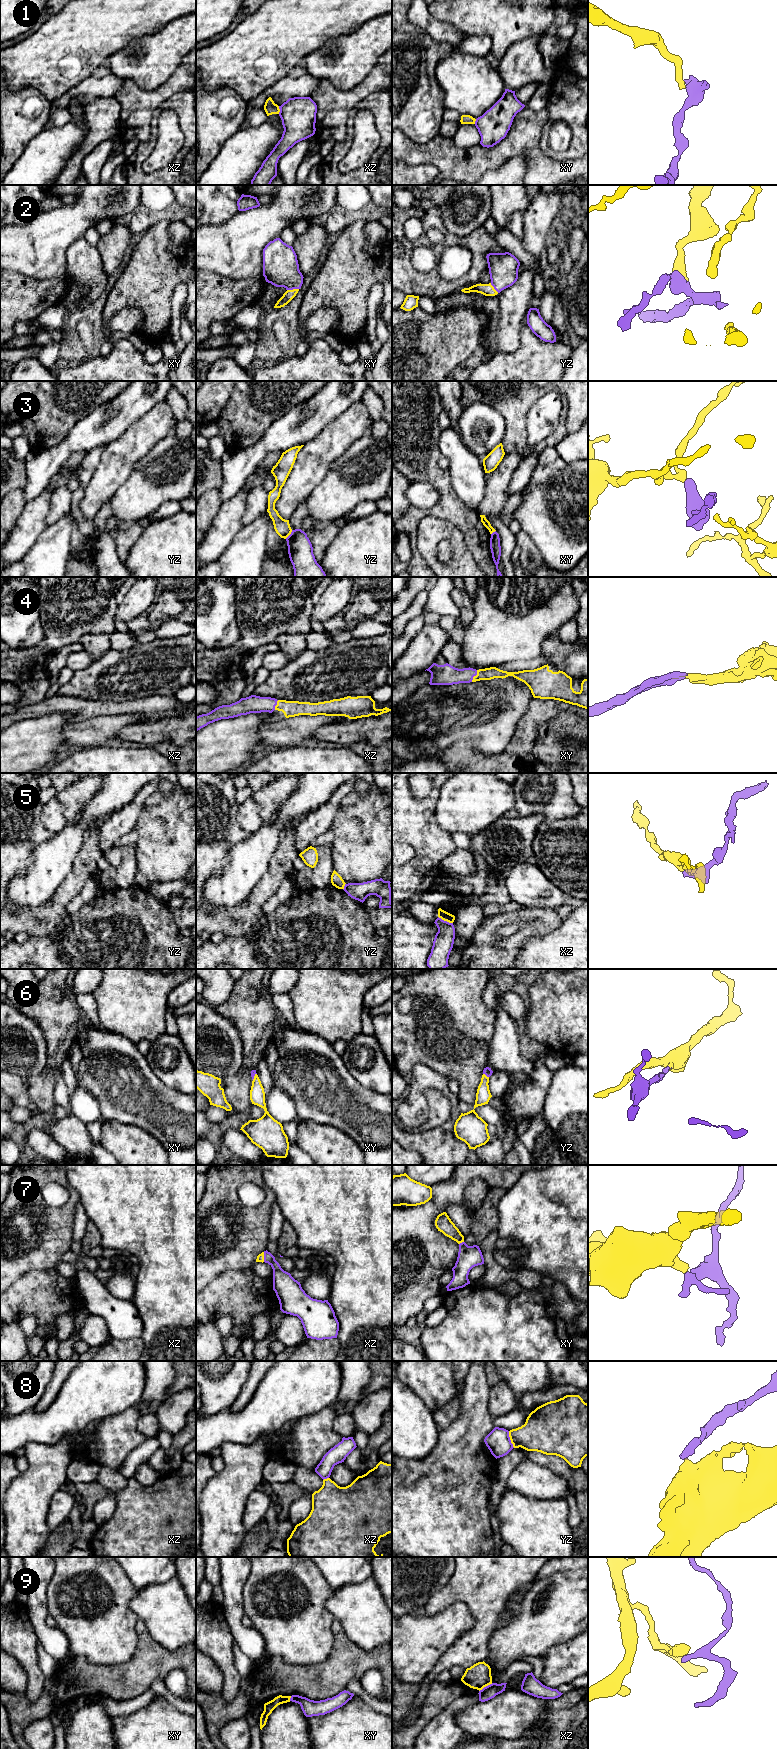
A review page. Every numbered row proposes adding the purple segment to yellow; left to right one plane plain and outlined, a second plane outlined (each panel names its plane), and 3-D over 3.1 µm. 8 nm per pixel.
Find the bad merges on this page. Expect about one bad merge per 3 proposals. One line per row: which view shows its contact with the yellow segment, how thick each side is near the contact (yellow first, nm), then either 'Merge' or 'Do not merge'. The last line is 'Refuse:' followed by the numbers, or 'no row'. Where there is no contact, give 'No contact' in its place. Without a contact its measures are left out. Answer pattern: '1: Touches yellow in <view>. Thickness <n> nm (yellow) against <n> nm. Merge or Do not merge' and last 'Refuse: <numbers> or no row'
1: Touches yellow in xz. Thickness 100 nm (yellow) against 280 nm. Do not merge
2: Touches yellow in xy. Thickness 80 nm (yellow) against 280 nm. Merge
3: Touches yellow in yz. Thickness 130 nm (yellow) against 200 nm. Do not merge
4: Touches yellow in xy. Thickness 100 nm (yellow) against 160 nm. Merge
5: Touches yellow in xz. Thickness 70 nm (yellow) against 160 nm. Do not merge
6: Touches yellow in yz. Thickness 120 nm (yellow) against 70 nm. Merge
7: Touches yellow in xz. Thickness 60 nm (yellow) against 160 nm. Merge
8: Touches yellow in yz. Thickness 300 nm (yellow) against 190 nm. Do not merge
9: Touches yellow in xz. Thickness 200 nm (yellow) against 110 nm. Do not merge
Refuse: 1, 3, 5, 8, 9

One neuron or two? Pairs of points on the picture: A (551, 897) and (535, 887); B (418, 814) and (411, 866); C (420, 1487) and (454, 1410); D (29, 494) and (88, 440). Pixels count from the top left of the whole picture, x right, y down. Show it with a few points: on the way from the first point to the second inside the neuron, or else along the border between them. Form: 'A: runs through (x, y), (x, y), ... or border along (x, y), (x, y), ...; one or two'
A: runs through (547, 895), (539, 891); one
B: runs through (411, 827), (411, 853); one
C: border along (460, 1409), (460, 1414), (440, 1432); two
D: runs through (38, 477), (71, 444); one

